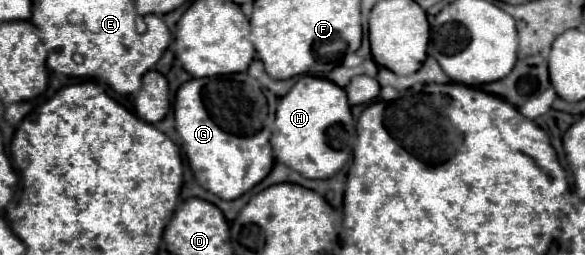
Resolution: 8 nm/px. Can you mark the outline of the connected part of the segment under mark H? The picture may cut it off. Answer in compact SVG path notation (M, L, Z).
M302 76L286 96L280 98L270 138L274 158L304 178L324 180L334 176L350 158L356 128L344 88L318 76Z

